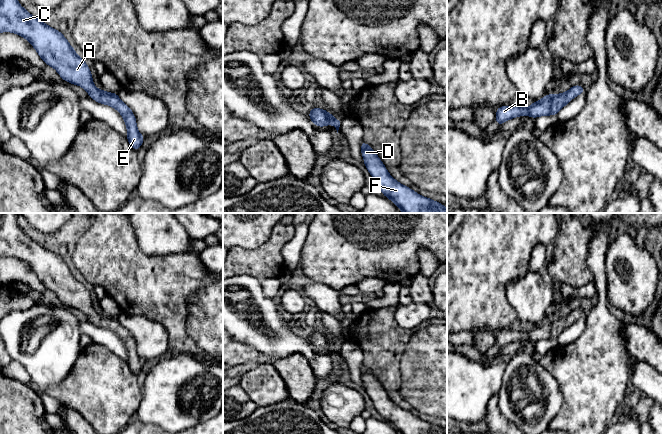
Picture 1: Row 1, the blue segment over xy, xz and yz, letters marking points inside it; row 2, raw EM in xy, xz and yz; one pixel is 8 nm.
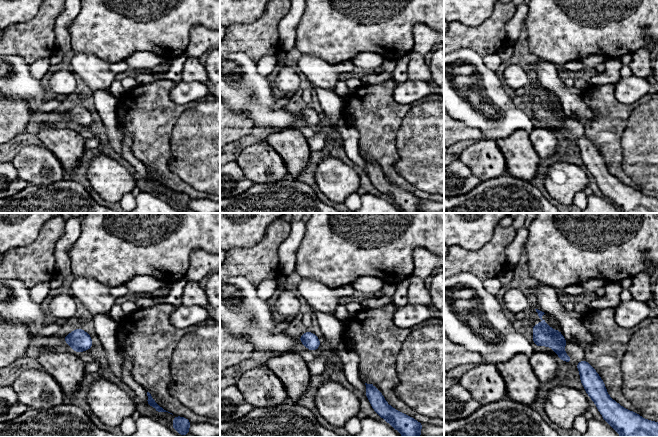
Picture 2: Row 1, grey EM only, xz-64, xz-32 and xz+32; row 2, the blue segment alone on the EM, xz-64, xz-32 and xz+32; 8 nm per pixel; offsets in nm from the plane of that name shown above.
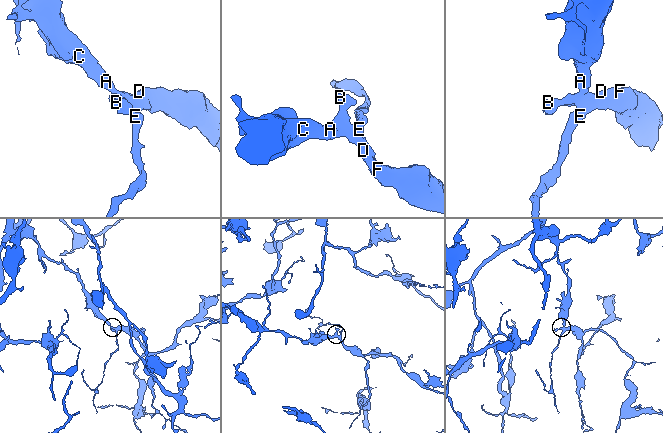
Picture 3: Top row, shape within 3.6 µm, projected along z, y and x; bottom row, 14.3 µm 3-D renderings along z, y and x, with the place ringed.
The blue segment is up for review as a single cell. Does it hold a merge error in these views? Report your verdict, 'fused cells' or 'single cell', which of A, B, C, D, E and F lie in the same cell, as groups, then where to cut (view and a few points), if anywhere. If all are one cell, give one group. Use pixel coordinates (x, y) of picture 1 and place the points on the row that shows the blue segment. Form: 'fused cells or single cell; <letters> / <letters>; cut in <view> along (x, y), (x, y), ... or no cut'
single cell; A B C D E F; no cut

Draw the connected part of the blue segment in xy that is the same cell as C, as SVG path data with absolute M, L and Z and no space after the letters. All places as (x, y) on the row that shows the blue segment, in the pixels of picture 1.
M0 0L0 33L11 32L24 37L37 51L40 58L53 67L68 83L84 88L94 101L116 109L127 127L127 140L138 150L145 138L137 129L134 113L124 104L117 93L97 89L90 68L79 57L64 35L57 29L31 15L18 0Z

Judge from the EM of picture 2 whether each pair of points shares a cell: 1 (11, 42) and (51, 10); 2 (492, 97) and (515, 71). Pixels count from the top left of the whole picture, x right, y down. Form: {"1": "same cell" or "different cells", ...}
{"1": "same cell", "2": "different cells"}

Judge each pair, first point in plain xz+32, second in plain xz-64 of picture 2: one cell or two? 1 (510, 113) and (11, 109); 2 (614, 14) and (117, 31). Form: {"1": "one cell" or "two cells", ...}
{"1": "two cells", "2": "one cell"}

